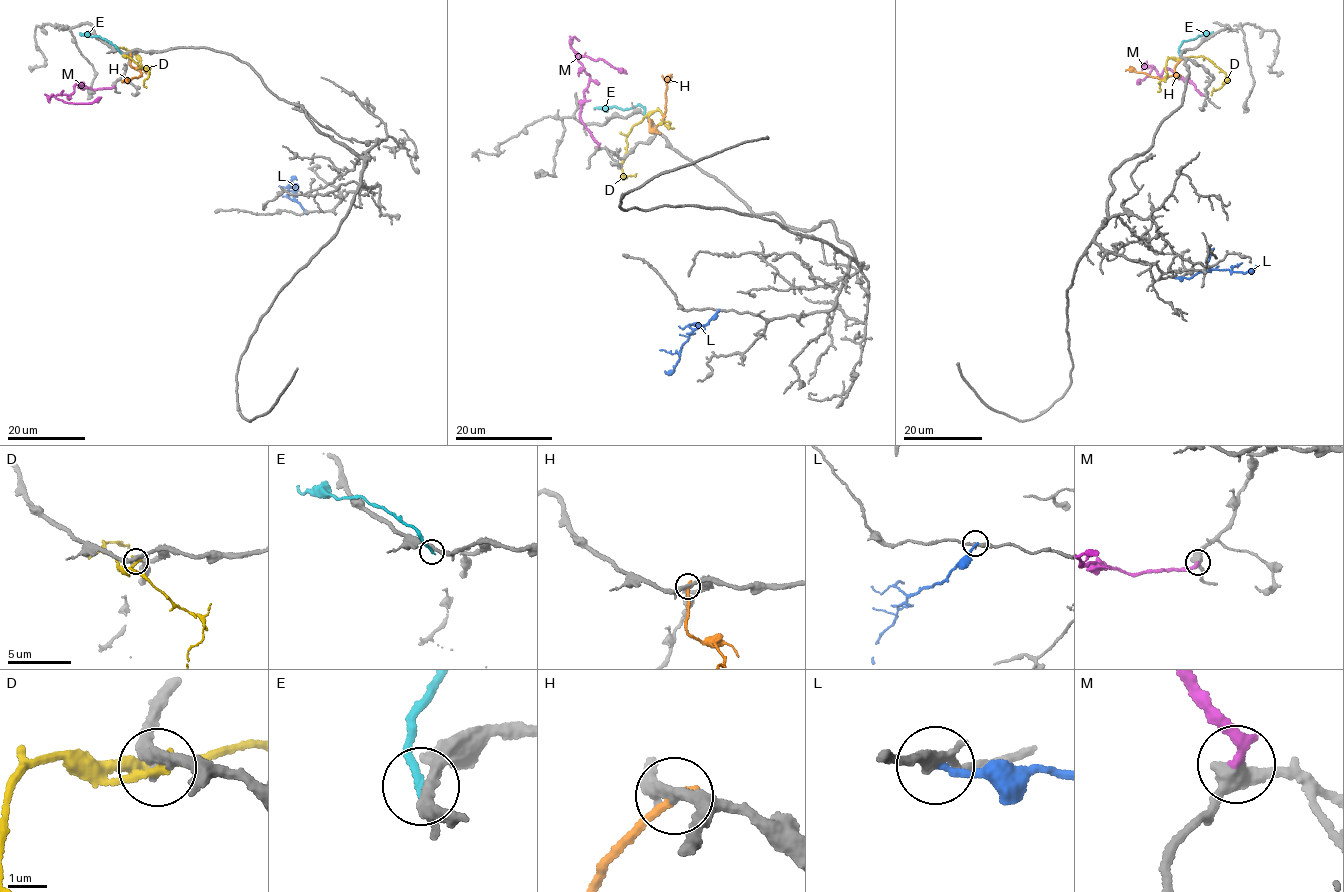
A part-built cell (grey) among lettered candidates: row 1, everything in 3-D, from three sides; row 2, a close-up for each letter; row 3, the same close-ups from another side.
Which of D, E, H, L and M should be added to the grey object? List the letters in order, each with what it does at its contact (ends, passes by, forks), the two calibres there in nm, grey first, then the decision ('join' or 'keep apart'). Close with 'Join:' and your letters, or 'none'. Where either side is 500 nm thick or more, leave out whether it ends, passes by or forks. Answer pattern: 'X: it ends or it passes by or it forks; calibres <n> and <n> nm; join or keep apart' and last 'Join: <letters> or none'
D: it ends; calibres 300 and 260 nm; keep apart
E: it ends; calibres 280 and 200 nm; keep apart
H: it ends; calibres 280 and 240 nm; keep apart
L: it ends; calibres 300 and 170 nm; keep apart
M: it ends; calibres 460 and 280 nm; join
Join: M

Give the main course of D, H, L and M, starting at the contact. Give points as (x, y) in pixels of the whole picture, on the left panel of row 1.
D: (128, 54), (124, 57), (118, 48), (131, 52), (149, 72)
H: (130, 51), (130, 64), (140, 70), (141, 75), (128, 83)
L: (305, 213), (294, 199), (293, 192), (298, 189), (290, 180)
M: (114, 86), (92, 90), (76, 84), (69, 95), (55, 97), (64, 102), (82, 104), (101, 97)

